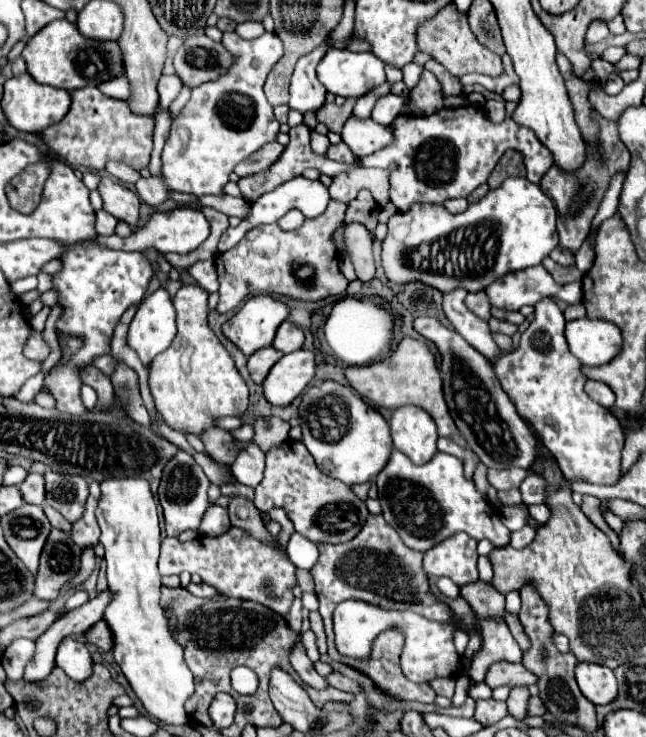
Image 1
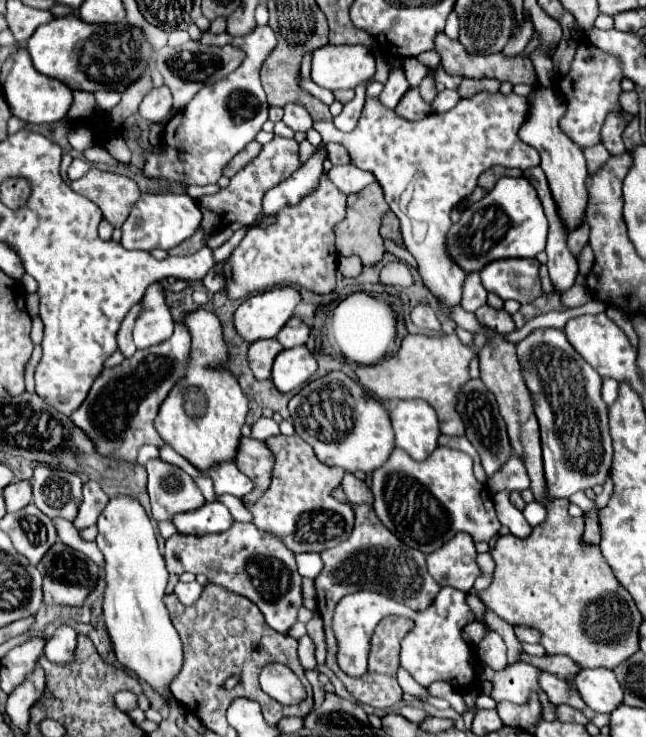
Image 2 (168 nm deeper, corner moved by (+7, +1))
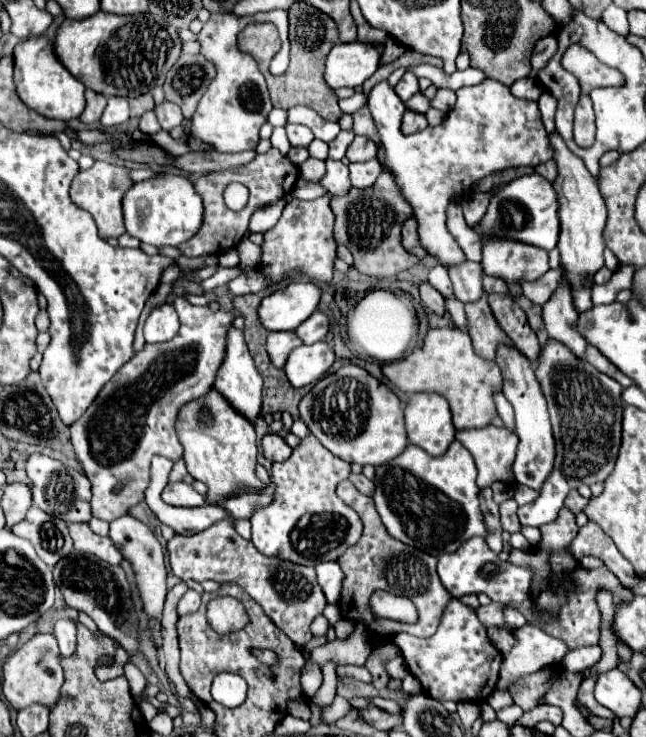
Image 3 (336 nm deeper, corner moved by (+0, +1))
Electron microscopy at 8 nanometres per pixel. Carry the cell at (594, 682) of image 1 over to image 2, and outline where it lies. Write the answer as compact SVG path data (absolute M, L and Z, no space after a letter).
M582 669L576 675L574 685L584 703L596 713L612 713L616 707L622 705L624 689L610 669Z

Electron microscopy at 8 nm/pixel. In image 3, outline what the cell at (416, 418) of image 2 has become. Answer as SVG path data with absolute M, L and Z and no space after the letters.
M415 393L405 407L405 429L409 443L425 449L429 455L443 455L455 439L455 427L451 423L449 403L437 393Z

